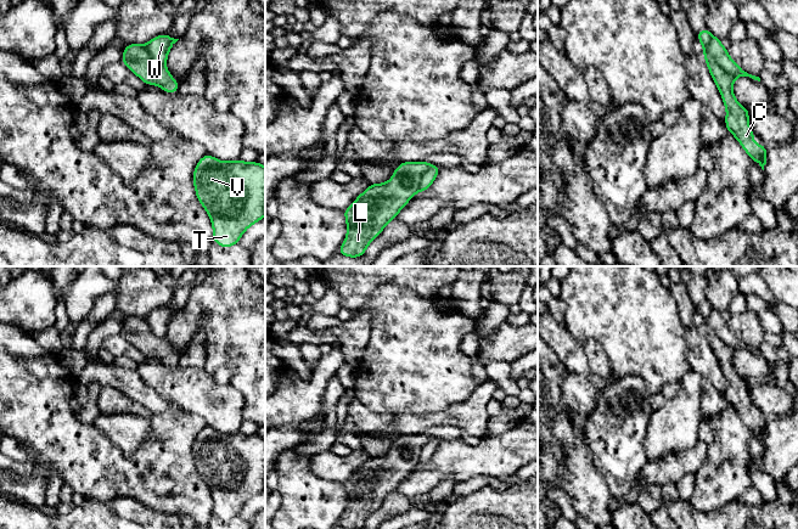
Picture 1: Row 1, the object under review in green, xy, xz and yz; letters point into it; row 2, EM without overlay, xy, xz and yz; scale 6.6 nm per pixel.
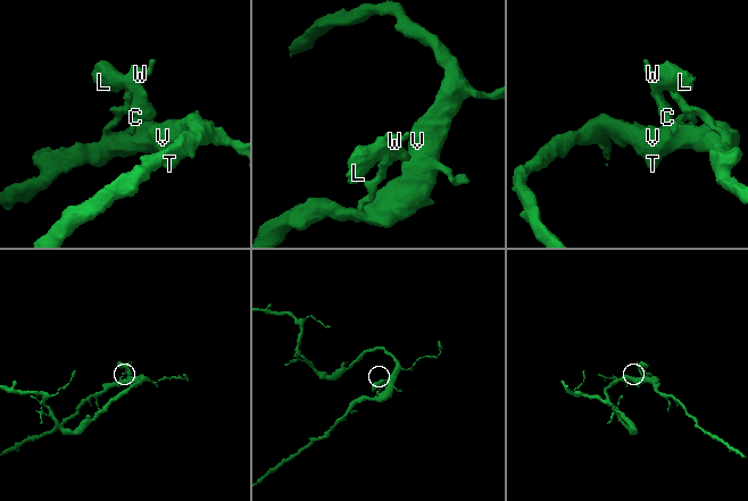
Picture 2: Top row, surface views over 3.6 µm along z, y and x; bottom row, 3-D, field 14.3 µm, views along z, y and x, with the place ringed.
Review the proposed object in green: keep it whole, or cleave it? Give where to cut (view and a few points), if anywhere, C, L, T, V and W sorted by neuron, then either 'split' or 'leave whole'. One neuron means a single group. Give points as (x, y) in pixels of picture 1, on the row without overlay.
yz (712, 309), (708, 316), (708, 326), (735, 349) | C L / T V W | split

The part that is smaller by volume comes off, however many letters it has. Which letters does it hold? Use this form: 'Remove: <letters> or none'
Remove: C, L

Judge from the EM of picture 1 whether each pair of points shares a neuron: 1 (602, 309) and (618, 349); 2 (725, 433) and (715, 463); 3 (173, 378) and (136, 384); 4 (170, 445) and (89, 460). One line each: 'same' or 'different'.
1: same
2: same
3: different
4: same

